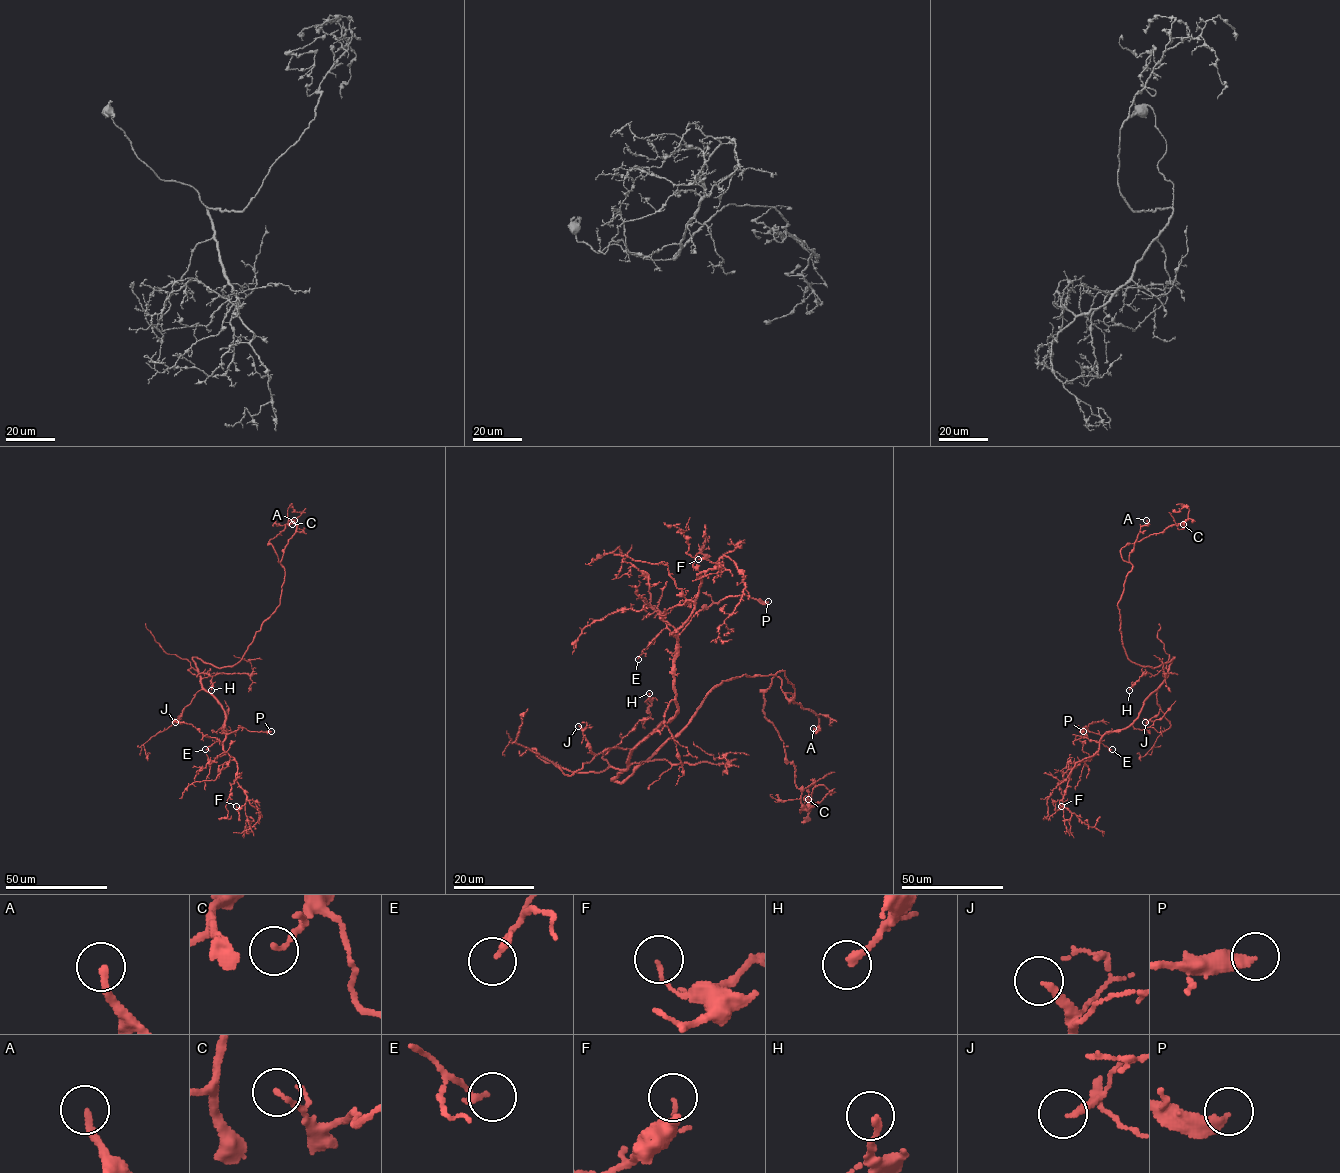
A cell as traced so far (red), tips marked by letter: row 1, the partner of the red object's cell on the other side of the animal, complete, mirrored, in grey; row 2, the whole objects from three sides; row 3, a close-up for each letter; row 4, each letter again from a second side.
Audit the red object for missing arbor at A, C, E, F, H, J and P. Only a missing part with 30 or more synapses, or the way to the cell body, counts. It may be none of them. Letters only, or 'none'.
A, J

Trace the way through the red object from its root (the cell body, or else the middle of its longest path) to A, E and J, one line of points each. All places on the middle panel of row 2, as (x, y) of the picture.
A: (652, 755), (716, 685), (745, 674), (784, 671), (794, 687), (786, 697), (818, 717), (813, 728)
E: (652, 755), (621, 782), (611, 779), (678, 708), (676, 638), (664, 629), (638, 659)
J: (652, 755), (621, 782), (614, 781), (611, 779), (627, 768), (630, 750), (607, 748), (595, 755), (578, 726)

